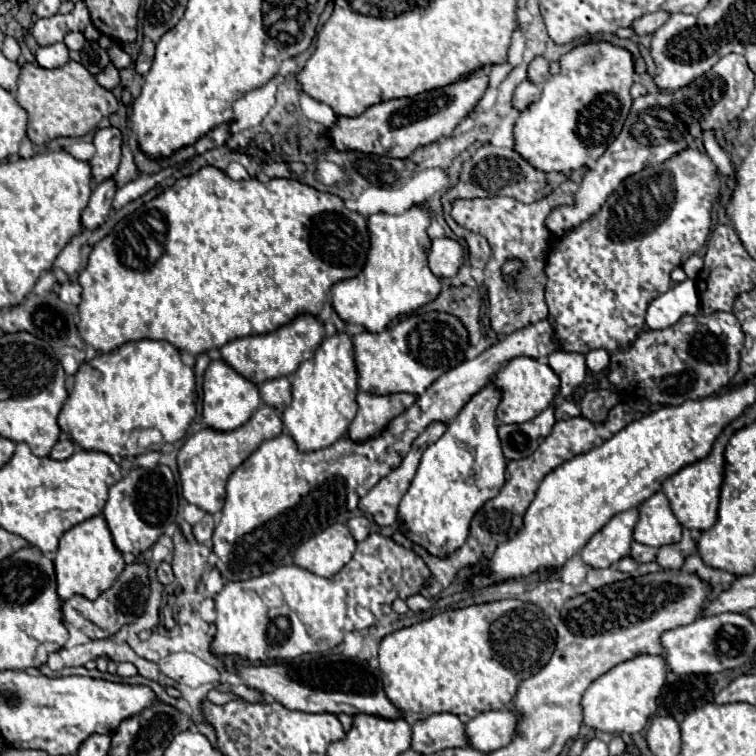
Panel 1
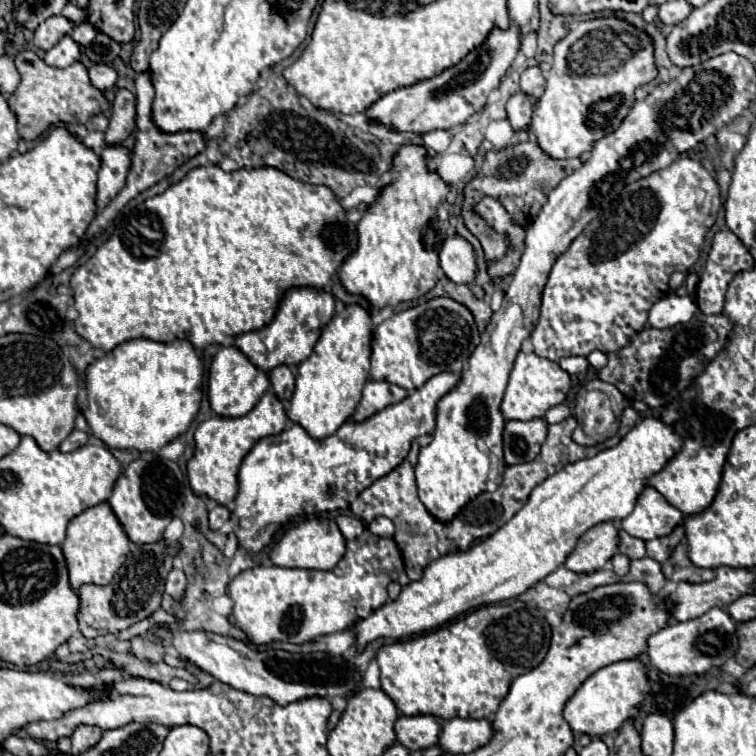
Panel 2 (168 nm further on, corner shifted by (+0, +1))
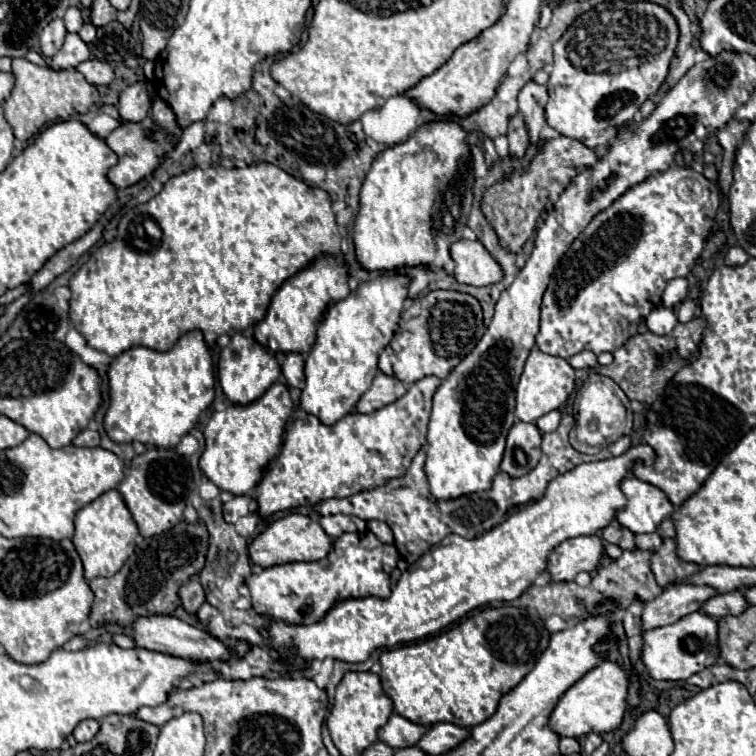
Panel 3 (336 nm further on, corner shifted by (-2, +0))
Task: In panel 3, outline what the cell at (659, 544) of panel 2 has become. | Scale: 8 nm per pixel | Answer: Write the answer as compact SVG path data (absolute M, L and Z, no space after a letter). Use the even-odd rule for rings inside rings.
M652 532L652 534L638 534L636 536L636 546L638 548L644 548L648 552L656 552L656 548L660 548L662 544L662 536Z

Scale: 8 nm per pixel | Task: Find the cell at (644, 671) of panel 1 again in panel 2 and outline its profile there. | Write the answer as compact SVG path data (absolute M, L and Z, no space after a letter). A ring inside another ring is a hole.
M634 659L618 661L592 673L578 687L578 691L566 701L562 715L574 733L588 733L588 735L614 733L626 719L636 715L648 689L650 689L648 675L640 661Z

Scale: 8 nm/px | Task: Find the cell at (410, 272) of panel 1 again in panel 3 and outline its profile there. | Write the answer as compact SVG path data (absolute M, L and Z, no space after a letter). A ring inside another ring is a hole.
M454 122L424 124L406 142L380 152L364 180L360 192L360 210L354 222L354 250L360 268L370 272L412 268L420 264L428 264L428 268L436 270L444 268L450 260L450 244L462 238L462 228L466 226L466 218L472 208L472 184L474 174L470 166L468 132Z

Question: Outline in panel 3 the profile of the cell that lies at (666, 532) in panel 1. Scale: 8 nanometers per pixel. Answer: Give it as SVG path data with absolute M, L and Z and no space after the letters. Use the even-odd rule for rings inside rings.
M636 476L622 480L620 488L626 494L628 504L616 514L616 520L634 534L656 532L660 522L674 512L672 502L660 488L642 482Z

